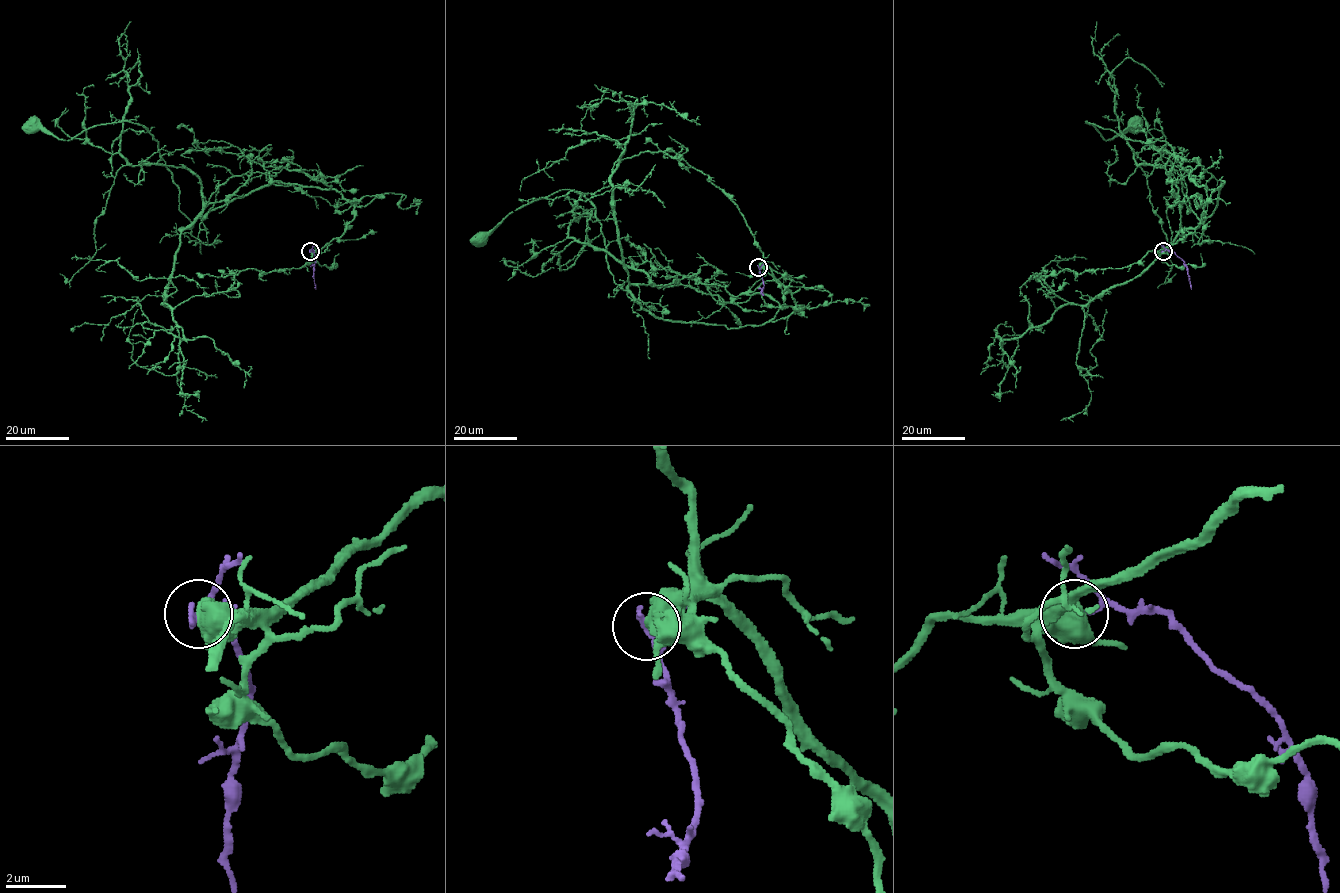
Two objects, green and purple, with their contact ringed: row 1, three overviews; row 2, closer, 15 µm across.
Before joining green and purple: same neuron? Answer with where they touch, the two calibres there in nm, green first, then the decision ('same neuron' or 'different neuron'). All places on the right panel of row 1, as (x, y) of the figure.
(1163, 251) | 850/240 nm | same neuron

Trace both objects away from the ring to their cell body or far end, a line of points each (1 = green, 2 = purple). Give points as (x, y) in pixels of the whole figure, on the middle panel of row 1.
1: (758, 266), (802, 309), (728, 328), (658, 319), (633, 301), (577, 191), (515, 209), (483, 240)
2: (758, 266), (763, 295)

